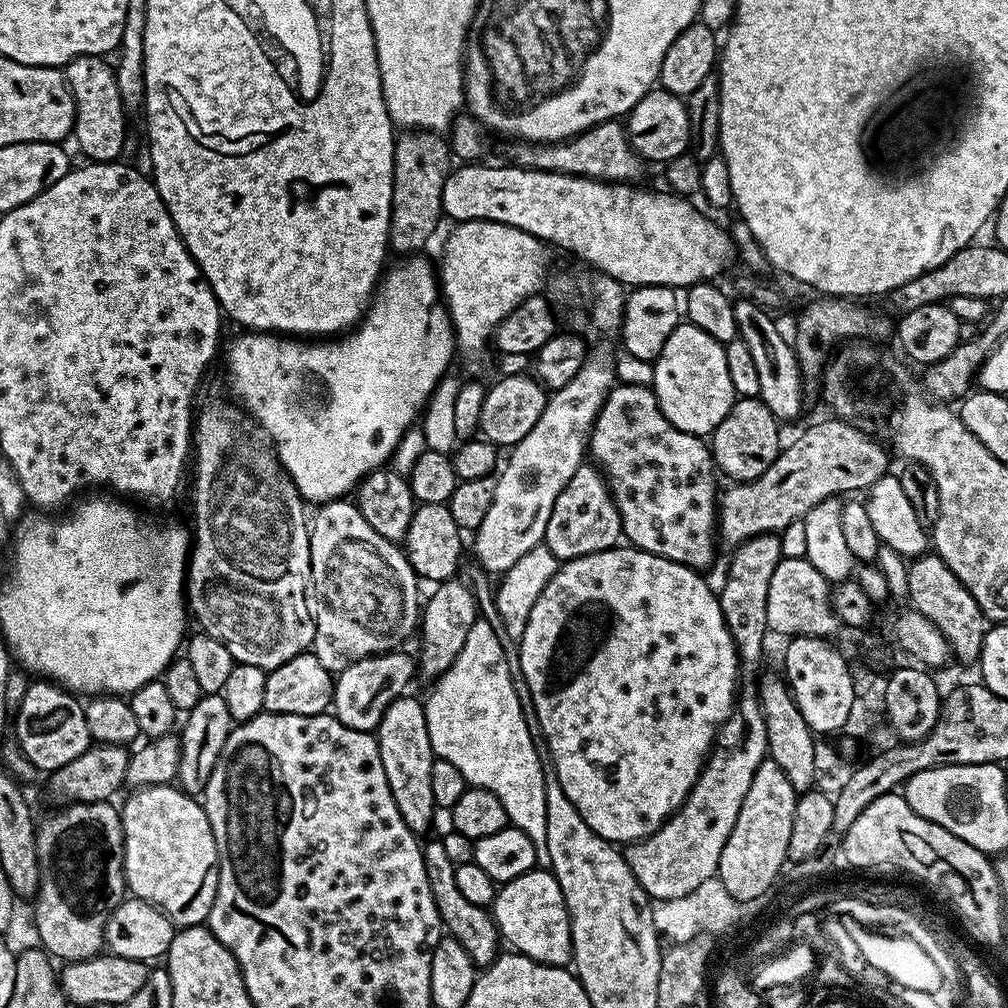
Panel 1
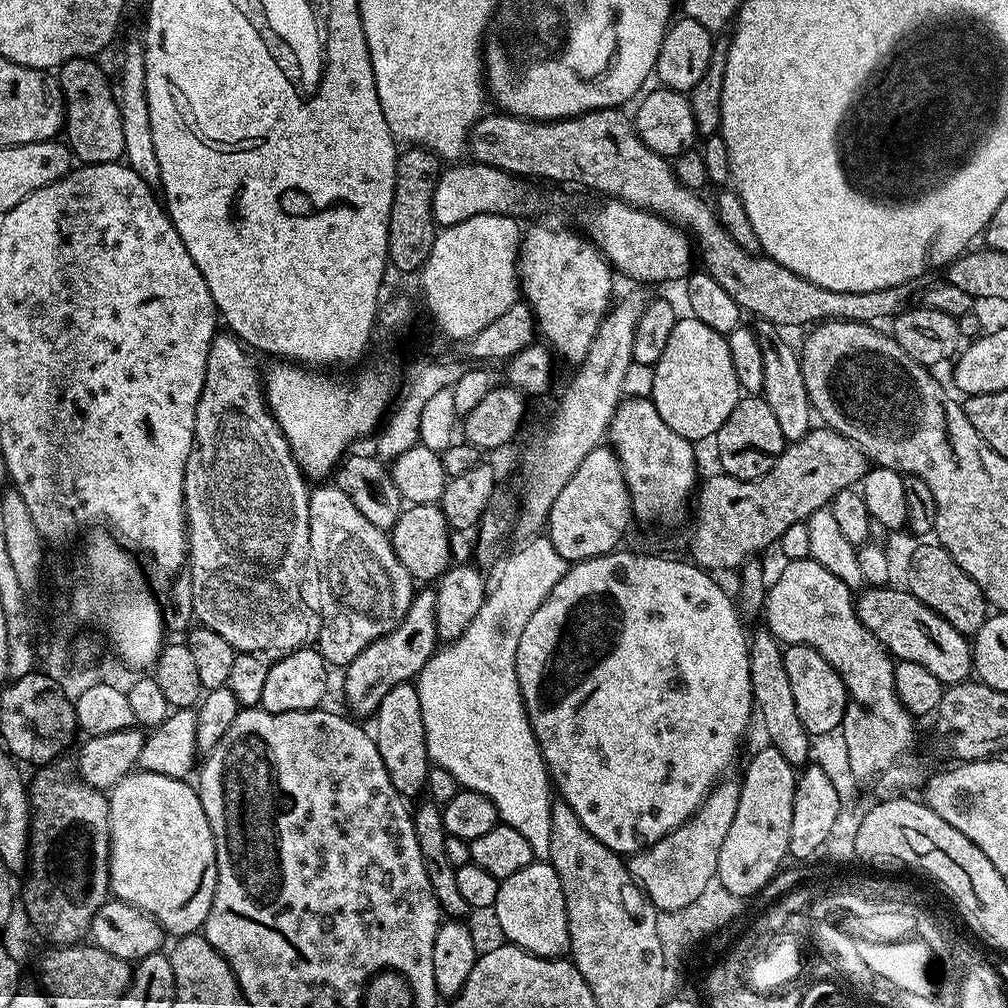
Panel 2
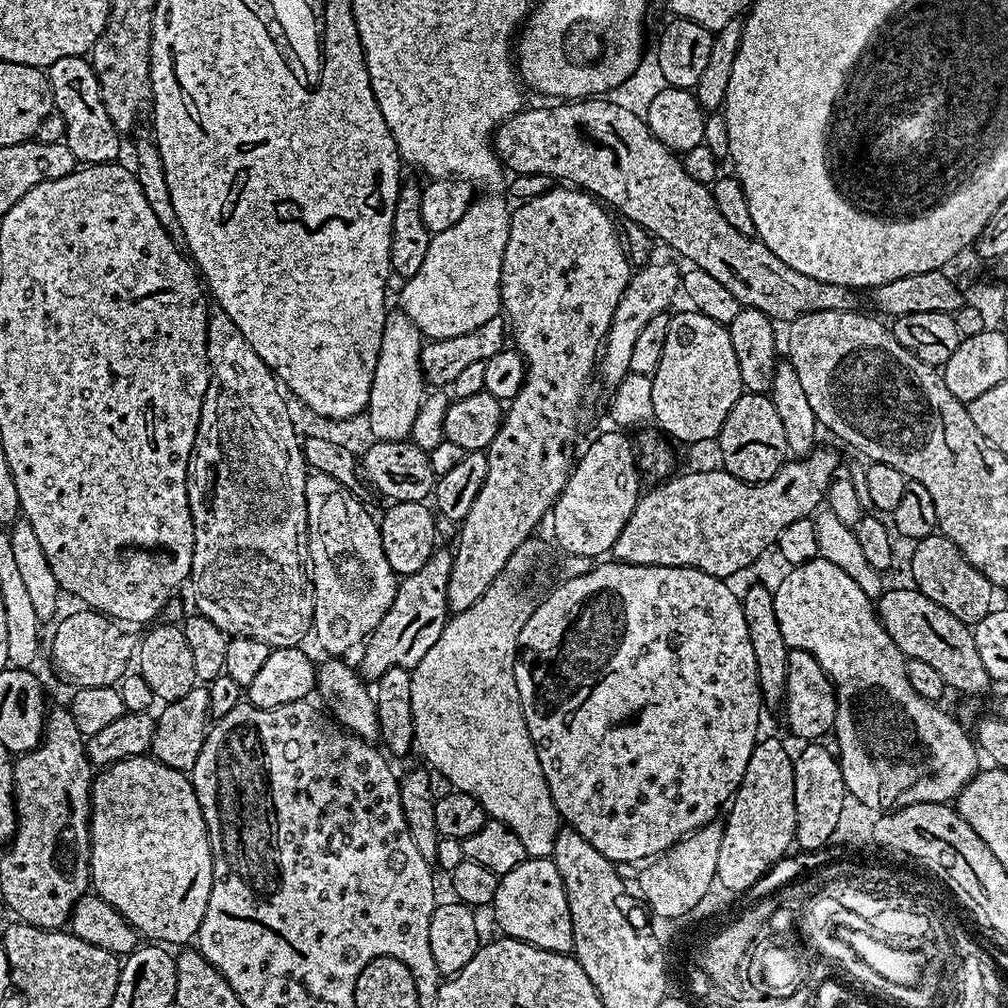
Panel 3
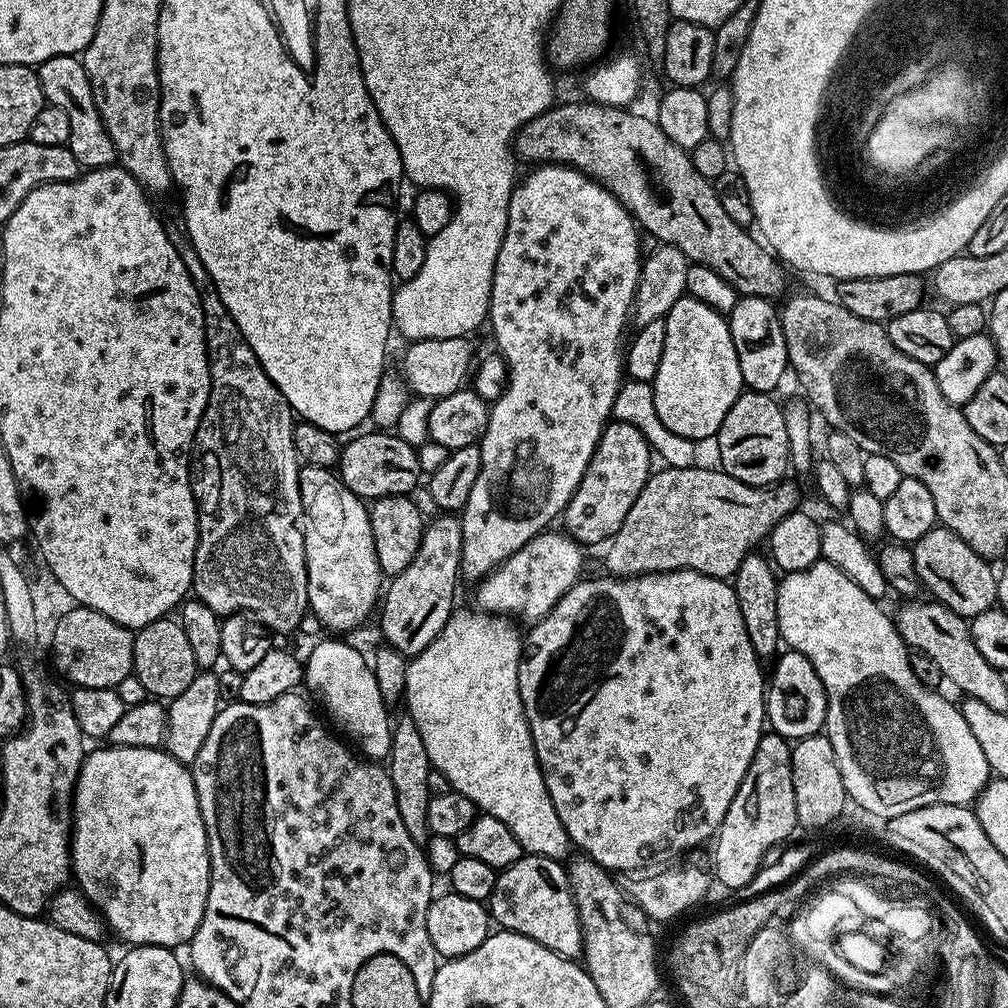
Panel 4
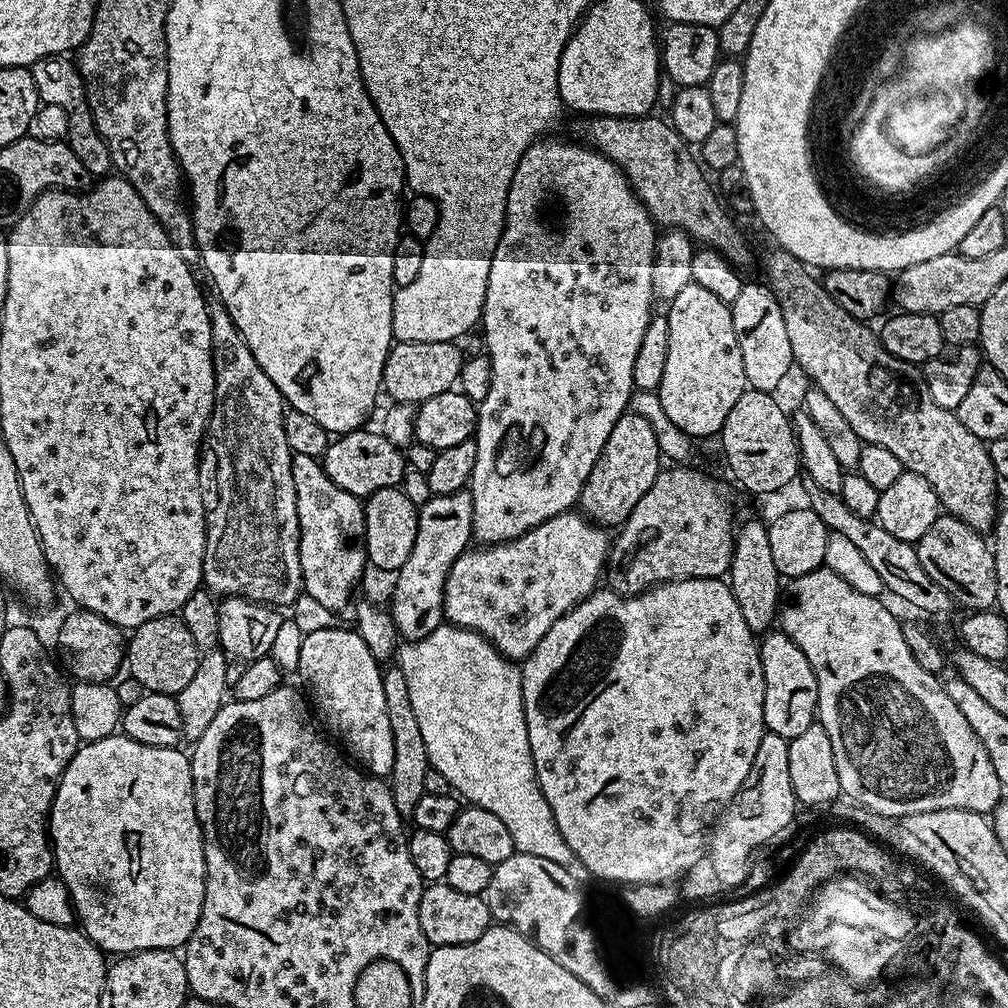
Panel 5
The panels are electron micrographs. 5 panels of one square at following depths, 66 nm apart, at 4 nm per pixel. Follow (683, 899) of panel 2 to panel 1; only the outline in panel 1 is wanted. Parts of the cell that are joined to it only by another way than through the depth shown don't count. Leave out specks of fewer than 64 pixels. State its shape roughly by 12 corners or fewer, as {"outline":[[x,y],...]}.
{"outline":[[757,685],[684,805],[627,845],[653,901],[719,873],[722,846],[767,756]]}

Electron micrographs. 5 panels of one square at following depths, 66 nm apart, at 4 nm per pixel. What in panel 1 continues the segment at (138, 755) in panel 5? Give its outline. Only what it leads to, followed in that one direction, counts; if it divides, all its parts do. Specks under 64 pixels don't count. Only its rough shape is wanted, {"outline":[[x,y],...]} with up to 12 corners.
{"outline":[[172,784],[122,804],[124,883],[180,928],[207,921],[218,846]]}

